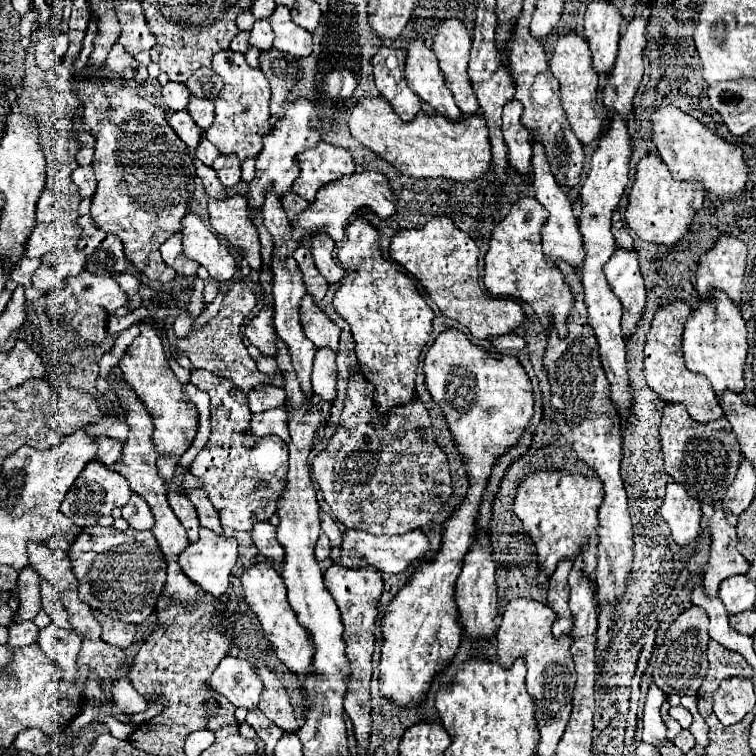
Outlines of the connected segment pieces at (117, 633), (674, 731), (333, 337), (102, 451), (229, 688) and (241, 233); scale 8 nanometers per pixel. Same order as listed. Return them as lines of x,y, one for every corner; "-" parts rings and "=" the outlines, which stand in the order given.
94,609
94,617
98,619
100,627
102,627
102,639
110,645
116,645
120,649
128,649
134,643
134,635
136,635
136,627
132,623
124,623
124,621
116,621
104,613
100,613
98,609
=
666,699
666,701
664,701
664,705
662,705
662,719
664,719
664,723
668,725
668,739
672,741
672,739
682,731
682,727
680,727
680,723
678,723
676,719
672,719
672,717
670,717
668,709
670,709
670,705
668,705
668,699
=
306,295
300,303
300,321
304,327
306,337
316,345
316,347
330,347
338,351
338,337
340,329
332,319
326,317
326,313
=
100,437
98,441
100,441
100,449
98,449
96,459
102,461
104,465
114,465
114,461
120,459
120,451
122,451
124,443
118,439
112,439
112,437
=
230,655
224,657
216,667
210,679
210,687
228,697
234,707
244,709
256,709
258,697
264,689
256,669
248,661
=
236,193
226,199
212,199
208,203
210,225
234,245
252,269
262,267
258,231
250,221
250,209
244,195

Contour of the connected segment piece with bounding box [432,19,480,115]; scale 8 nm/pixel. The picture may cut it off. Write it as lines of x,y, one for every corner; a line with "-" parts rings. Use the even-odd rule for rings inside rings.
458,19
444,21
432,41
432,51
440,61
446,85
454,93
456,105
464,115
476,115
480,111
476,95
472,93
472,81
468,81
470,45
470,33

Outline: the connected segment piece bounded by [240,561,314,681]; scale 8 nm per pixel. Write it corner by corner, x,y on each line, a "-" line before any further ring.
264,561
264,563
254,563
252,567
248,567
242,573
240,581
242,581
246,603
250,605
250,609
260,619
264,635
272,643
278,659
284,661
284,665
288,669
292,669
298,675
298,679
302,681
302,677
310,673
310,661
312,661
312,651
314,649
312,649
312,641
310,641
306,629
300,627
292,607
288,605
286,589
284,589
284,579
280,577
280,573
274,571
274,567
268,561

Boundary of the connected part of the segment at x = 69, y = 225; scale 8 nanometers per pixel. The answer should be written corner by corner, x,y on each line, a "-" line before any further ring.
46,175
46,187
58,195
58,215
54,221
48,221
46,225
50,225
50,233
54,237
54,247
44,253
40,267
35,271
32,277
32,285
34,288
50,293
52,289
62,289
64,287
64,279
70,275
80,275
86,269
86,255
78,248
78,242
81,237
82,229
78,228
77,218
78,206
82,201
78,187
74,185
70,177
58,177
58,175

